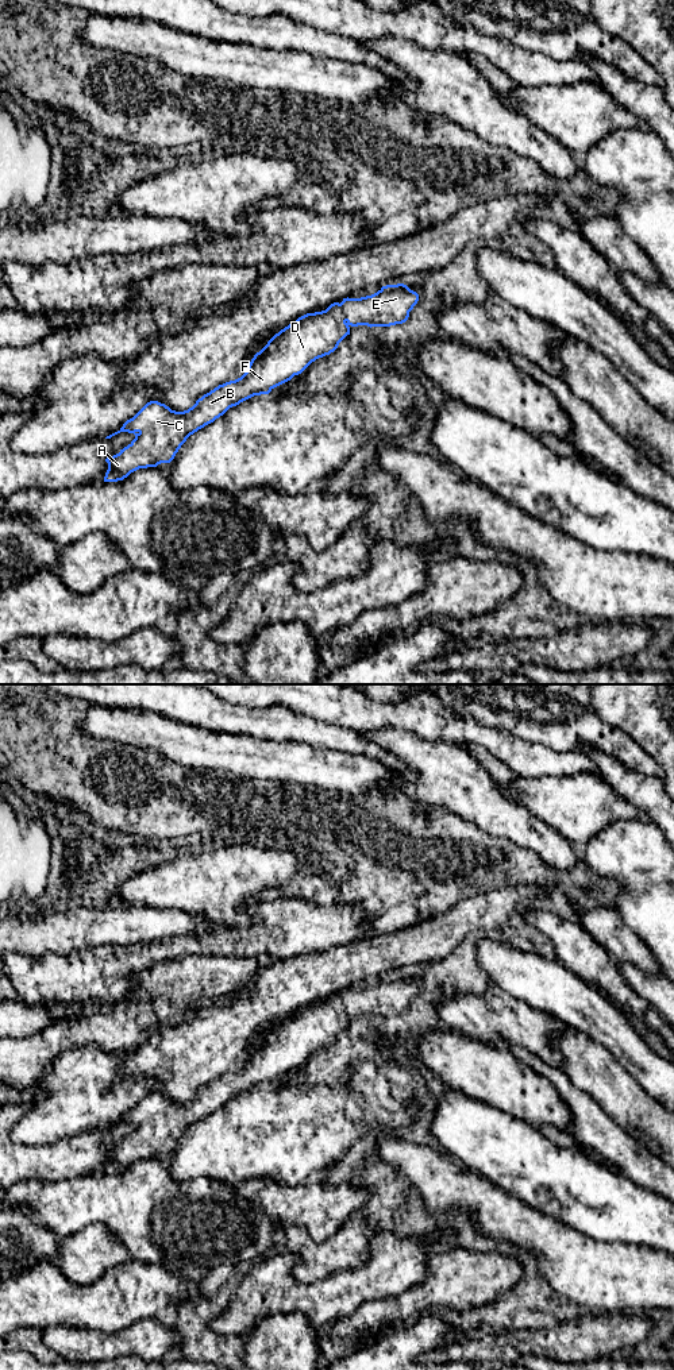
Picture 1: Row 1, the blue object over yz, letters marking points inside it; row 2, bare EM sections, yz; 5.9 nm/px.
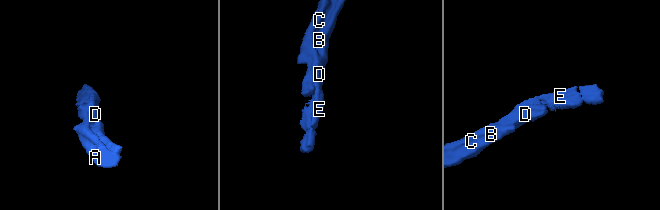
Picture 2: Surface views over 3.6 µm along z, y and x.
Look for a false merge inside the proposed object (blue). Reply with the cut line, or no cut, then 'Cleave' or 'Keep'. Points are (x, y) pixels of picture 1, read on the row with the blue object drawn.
No split. Keep

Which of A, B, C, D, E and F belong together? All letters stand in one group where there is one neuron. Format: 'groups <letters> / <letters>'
groups A B C D E F

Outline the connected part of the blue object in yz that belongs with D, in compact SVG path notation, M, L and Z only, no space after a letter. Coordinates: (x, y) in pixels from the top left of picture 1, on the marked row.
M404 283L382 286L377 293L361 298L343 298L340 304L334 302L326 310L307 313L284 329L281 329L267 341L267 344L259 352L254 355L247 367L247 371L240 378L219 385L217 387L199 398L196 404L188 410L176 412L158 401L147 402L132 418L127 420L118 432L105 437L111 439L120 432L128 432L135 435L135 439L127 447L120 449L119 454L105 459L105 462L108 463L108 470L105 472L104 482L123 481L131 472L139 468L157 467L161 463L170 463L190 435L213 422L230 408L236 406L254 395L269 394L274 387L290 381L294 375L301 374L316 359L334 352L338 348L339 343L347 335L350 335L351 327L367 325L371 328L403 324L408 320L409 312L413 309L417 301L419 294L411 290Z

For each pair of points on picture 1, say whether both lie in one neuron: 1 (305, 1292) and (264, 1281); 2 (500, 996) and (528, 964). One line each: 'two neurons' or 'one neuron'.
1: one neuron
2: two neurons

